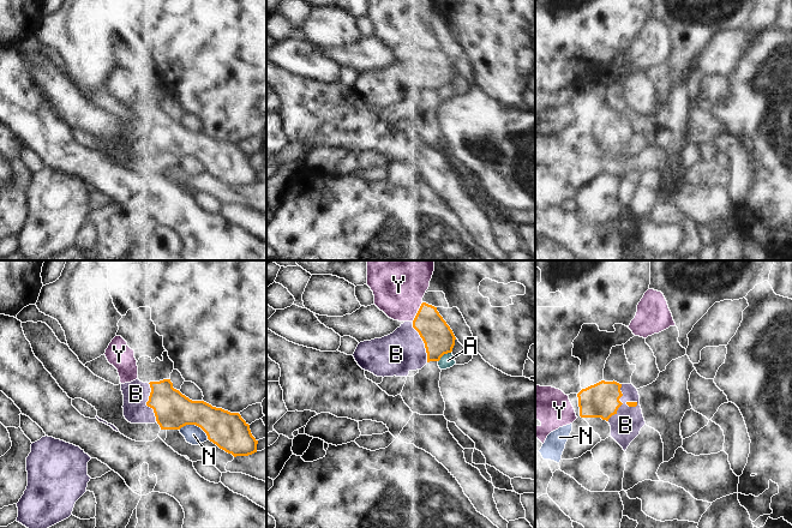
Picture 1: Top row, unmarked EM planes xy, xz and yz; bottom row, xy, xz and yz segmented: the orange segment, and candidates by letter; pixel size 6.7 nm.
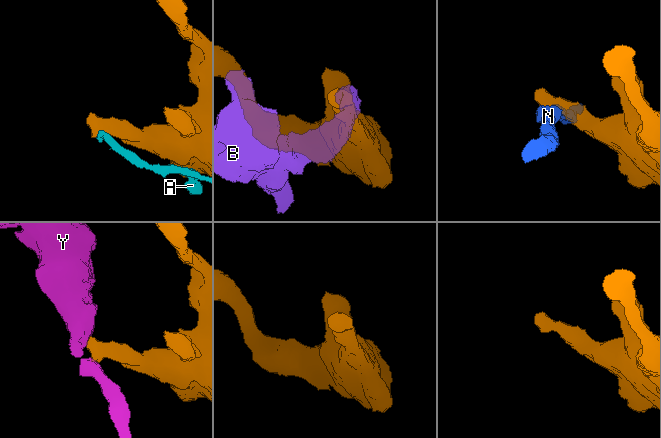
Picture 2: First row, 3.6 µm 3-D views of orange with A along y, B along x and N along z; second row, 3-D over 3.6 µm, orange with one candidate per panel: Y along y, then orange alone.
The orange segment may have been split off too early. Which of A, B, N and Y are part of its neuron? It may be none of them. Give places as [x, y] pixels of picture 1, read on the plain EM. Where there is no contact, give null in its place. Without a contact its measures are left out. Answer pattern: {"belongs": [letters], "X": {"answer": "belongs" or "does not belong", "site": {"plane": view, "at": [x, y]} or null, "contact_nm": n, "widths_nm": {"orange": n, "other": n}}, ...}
{"belongs": ["B"], "A": {"answer": "does not belong", "site": {"plane": "xz", "at": [443, 85]}, "contact_nm": 110, "widths_nm": {"orange": 200, "other": 90}}, "B": {"answer": "belongs", "site": {"plane": "xy", "at": [146, 134]}, "contact_nm": 280, "widths_nm": {"orange": 260, "other": 180}}, "N": {"answer": "does not belong", "site": {"plane": "xy", "at": [194, 155]}, "contact_nm": 220, "widths_nm": {"orange": 260, "other": 130}}, "Y": {"answer": "does not belong", "site": {"plane": "xz", "at": [418, 43]}, "contact_nm": 150, "widths_nm": {"orange": 200, "other": 320}}}

